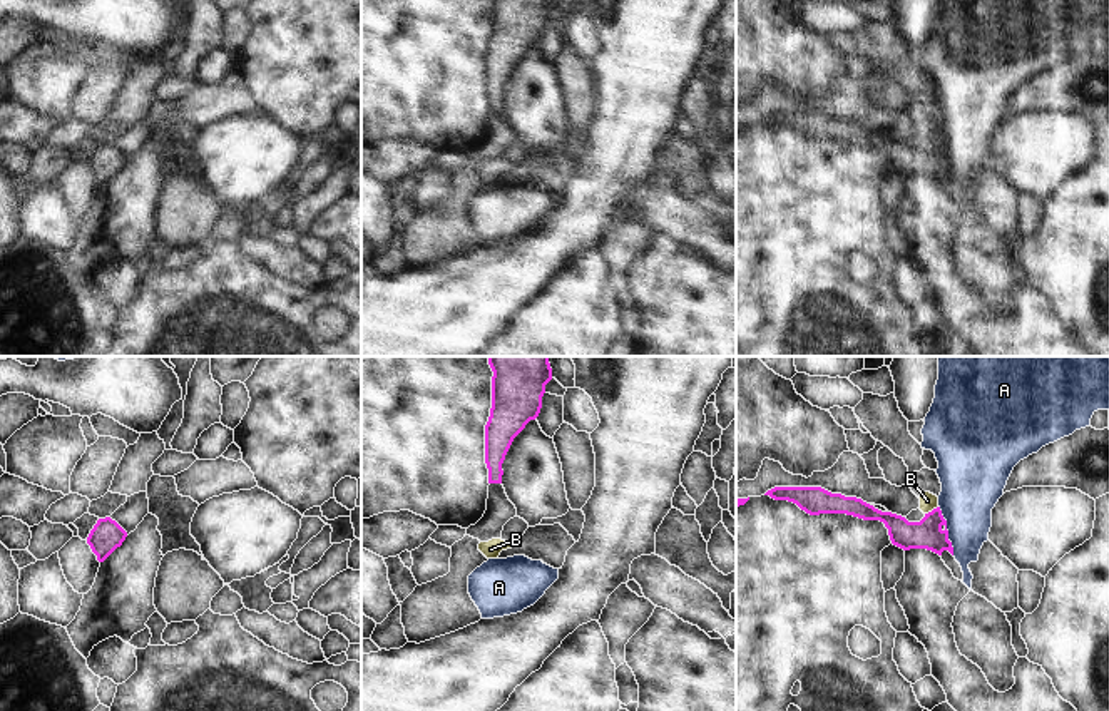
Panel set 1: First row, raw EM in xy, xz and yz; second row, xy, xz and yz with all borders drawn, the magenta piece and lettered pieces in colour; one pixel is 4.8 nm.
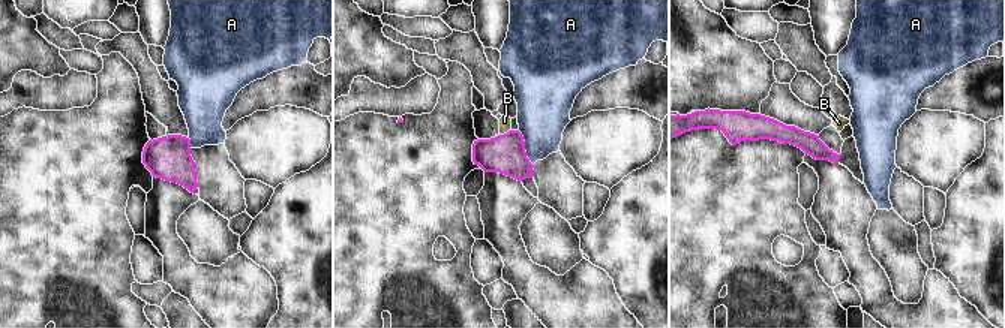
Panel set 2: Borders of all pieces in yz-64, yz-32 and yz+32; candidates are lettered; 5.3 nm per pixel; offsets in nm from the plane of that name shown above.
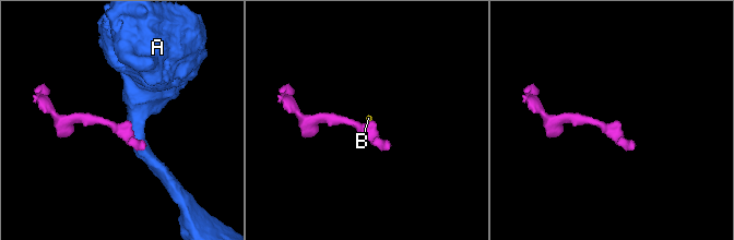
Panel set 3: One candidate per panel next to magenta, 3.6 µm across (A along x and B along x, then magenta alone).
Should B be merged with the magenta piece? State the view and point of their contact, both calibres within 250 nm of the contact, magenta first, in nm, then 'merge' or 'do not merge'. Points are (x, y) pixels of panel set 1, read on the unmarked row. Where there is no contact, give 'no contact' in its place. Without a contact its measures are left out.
contact yz (932, 136); calibres 140 and 80 nm; merge

